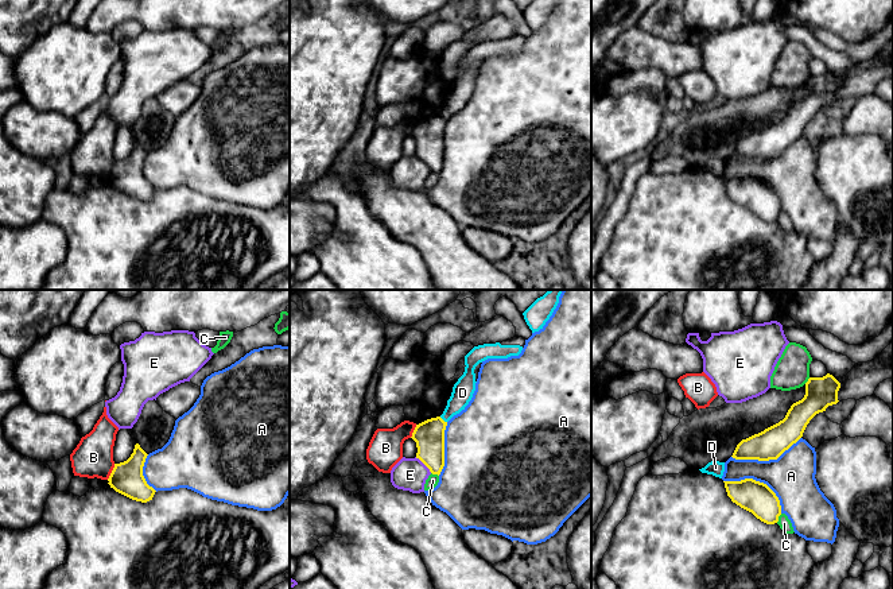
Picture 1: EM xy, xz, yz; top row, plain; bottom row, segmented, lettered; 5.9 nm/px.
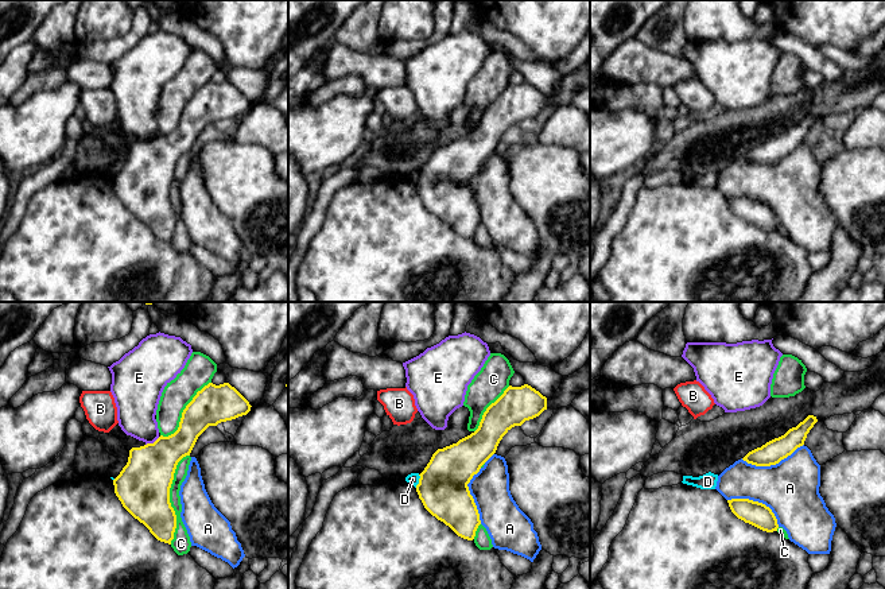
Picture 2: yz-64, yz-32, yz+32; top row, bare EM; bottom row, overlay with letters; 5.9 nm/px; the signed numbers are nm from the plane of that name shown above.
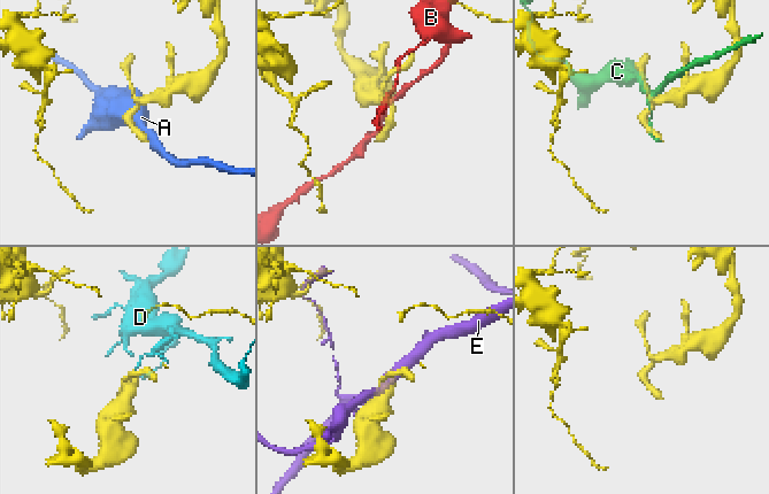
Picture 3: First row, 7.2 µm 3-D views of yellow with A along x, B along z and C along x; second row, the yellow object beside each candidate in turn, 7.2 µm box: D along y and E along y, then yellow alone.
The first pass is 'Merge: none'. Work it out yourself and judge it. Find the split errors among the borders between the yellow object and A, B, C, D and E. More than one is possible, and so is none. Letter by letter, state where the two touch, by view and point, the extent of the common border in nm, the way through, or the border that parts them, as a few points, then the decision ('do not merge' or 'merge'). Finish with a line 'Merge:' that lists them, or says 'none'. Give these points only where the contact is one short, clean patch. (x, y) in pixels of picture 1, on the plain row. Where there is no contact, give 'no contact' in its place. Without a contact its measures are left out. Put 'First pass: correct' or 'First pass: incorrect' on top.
First pass: correct
A: yz (758, 179) | 400 nm | do not merge
B: xy (112, 170) | 110 nm | do not merge
C: yz (777, 216) | 70 nm | do not merge
D: xz (442, 117) | 60 nm | along xz (439, 115), (446, 120) | do not merge
E: xz (423, 161) | 140 nm | do not merge
Merge: none

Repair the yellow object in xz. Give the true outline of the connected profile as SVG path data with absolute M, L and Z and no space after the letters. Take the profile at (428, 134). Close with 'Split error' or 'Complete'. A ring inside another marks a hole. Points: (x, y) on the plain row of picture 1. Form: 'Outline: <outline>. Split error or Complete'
Outline: M440 115L416 123L412 137L416 140L419 156L432 173L440 173L444 164L444 128L447 120Z. Complete

